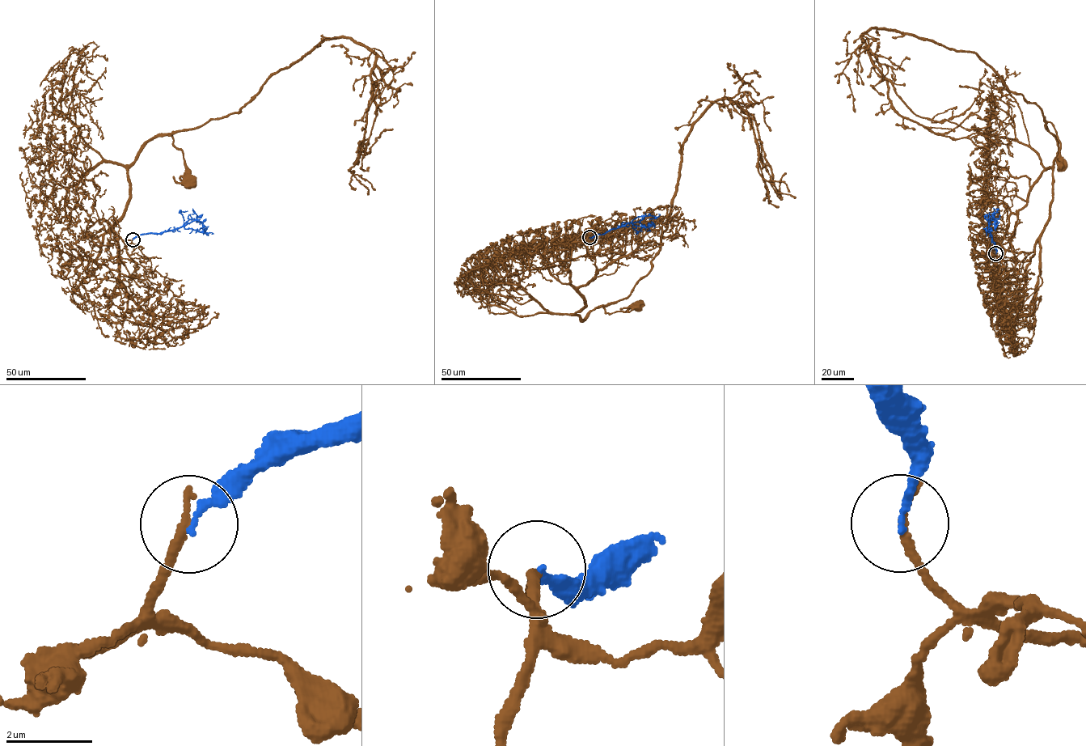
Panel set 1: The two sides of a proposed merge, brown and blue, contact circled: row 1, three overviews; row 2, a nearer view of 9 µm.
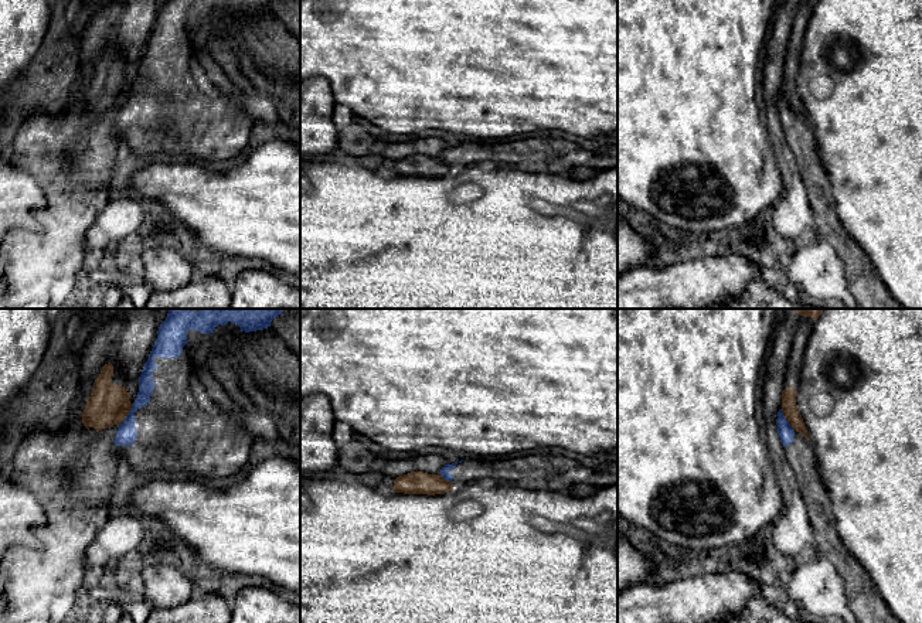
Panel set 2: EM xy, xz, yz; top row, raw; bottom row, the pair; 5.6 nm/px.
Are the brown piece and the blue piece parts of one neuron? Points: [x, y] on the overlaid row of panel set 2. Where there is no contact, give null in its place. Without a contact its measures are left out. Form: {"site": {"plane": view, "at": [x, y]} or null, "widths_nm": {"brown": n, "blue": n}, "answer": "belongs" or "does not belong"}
{"site": {"plane": "xy", "at": [126, 415]}, "widths_nm": {"brown": 220, "blue": 110}, "answer": "does not belong"}

